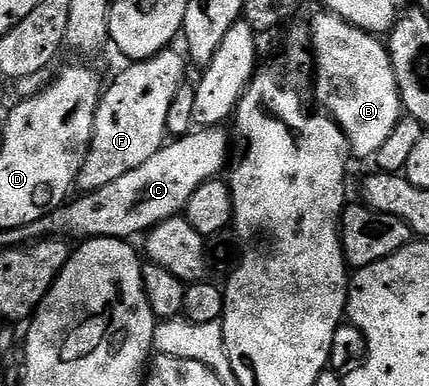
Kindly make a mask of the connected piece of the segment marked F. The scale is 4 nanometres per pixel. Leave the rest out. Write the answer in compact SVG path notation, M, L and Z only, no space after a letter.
M168 48L155 54L152 58L146 58L144 62L131 62L115 78L111 87L102 91L99 99L99 107L95 113L95 131L91 137L91 149L87 152L87 159L79 173L78 189L83 192L100 190L105 184L113 184L120 176L125 176L133 168L141 168L153 152L160 150L168 137L166 117L169 115L170 105L180 86L184 85L183 78L189 71L189 62L182 53L175 48Z

